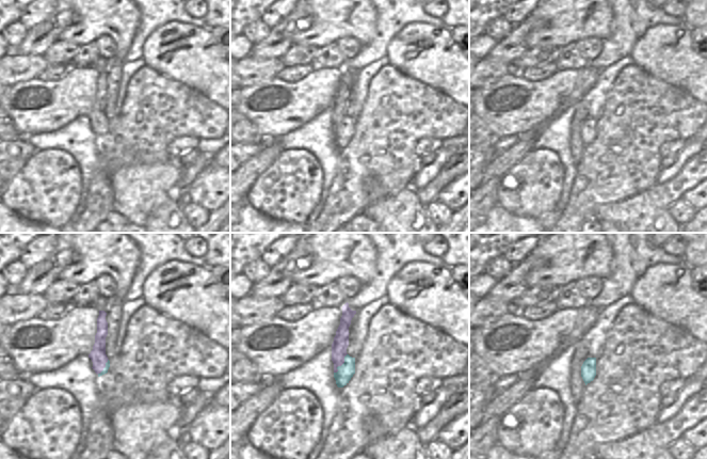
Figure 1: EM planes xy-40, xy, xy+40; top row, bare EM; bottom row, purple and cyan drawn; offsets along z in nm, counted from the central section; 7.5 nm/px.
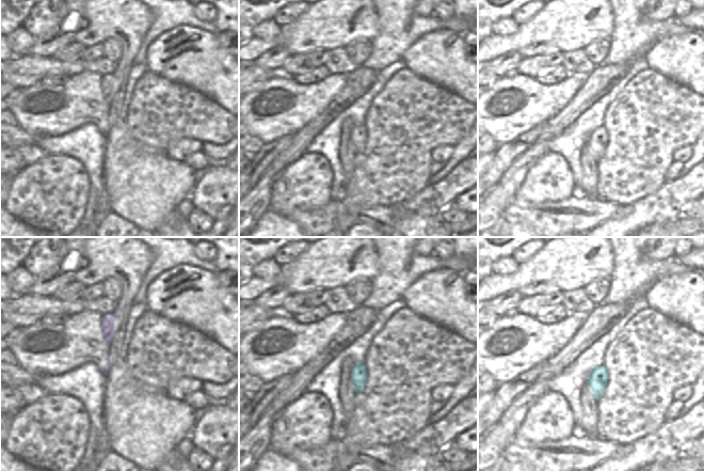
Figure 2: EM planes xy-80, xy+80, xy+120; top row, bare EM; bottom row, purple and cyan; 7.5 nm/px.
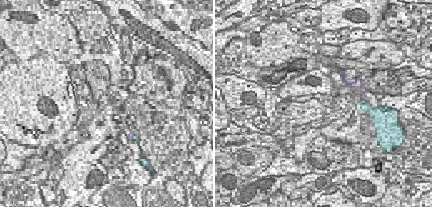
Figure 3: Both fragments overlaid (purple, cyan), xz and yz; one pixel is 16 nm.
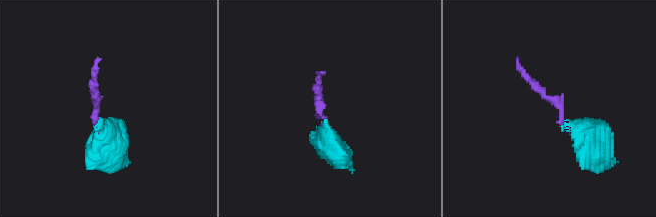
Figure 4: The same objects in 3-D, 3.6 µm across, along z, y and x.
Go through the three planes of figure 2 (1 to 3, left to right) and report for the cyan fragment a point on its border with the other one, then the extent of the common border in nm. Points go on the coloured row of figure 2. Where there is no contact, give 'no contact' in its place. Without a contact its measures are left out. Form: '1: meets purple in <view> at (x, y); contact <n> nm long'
1: no contact
2: no contact
3: no contact

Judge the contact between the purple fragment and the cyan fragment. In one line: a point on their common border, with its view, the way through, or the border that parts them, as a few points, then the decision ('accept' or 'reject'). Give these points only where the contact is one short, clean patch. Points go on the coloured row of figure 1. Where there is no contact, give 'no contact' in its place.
contact xy (341, 364); border xy (347, 353), (343, 362), (334, 373); reject

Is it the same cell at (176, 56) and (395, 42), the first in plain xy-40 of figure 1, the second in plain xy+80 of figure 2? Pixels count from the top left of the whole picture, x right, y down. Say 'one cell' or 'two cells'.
two cells

